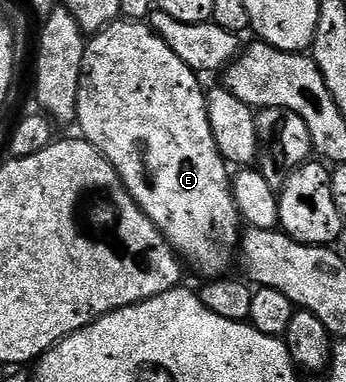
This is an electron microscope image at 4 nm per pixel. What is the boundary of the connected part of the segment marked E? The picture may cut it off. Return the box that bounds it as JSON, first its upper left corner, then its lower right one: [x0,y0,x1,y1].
[76,17,243,281]

